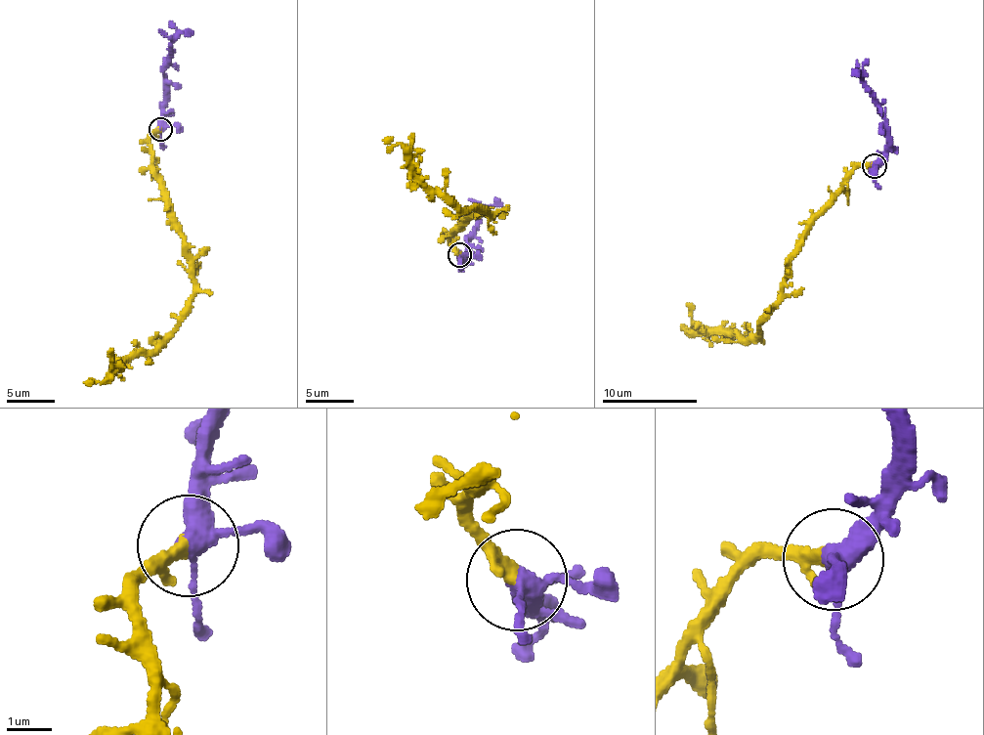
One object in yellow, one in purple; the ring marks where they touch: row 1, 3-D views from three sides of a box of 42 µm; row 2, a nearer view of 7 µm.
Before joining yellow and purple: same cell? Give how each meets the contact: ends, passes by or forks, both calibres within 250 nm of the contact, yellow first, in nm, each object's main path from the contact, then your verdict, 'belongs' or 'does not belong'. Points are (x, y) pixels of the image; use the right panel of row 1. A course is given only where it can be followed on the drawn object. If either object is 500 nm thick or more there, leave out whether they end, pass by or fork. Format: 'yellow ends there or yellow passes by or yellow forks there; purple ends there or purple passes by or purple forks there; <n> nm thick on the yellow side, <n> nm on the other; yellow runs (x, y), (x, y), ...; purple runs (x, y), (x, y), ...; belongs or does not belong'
yellow passes by; purple forks there; 200 nm thick on the yellow side, 320 nm on the other; yellow runs (874, 165), (858, 166), (813, 221), (791, 261), (783, 299), (758, 332), (746, 338), (685, 331), (684, 324); purple runs (874, 165), (887, 145), (887, 120), (860, 72), (856, 74); belongs

